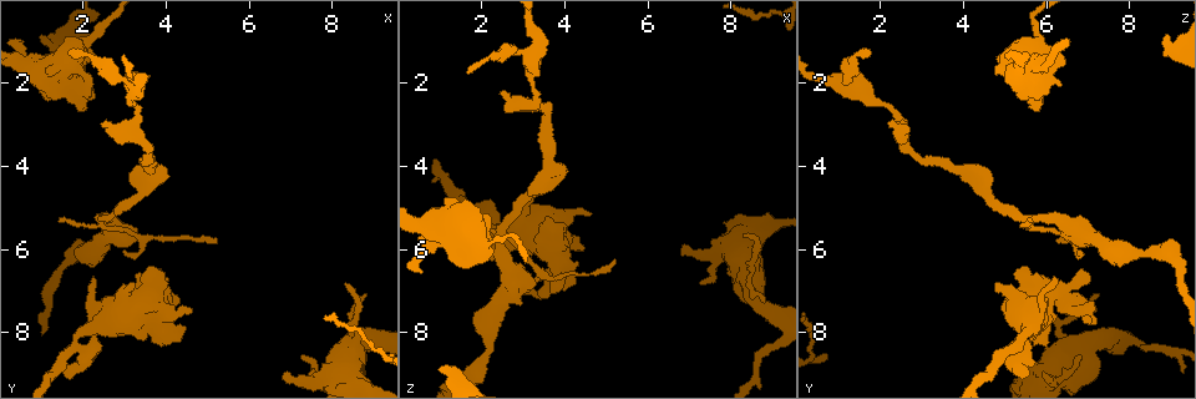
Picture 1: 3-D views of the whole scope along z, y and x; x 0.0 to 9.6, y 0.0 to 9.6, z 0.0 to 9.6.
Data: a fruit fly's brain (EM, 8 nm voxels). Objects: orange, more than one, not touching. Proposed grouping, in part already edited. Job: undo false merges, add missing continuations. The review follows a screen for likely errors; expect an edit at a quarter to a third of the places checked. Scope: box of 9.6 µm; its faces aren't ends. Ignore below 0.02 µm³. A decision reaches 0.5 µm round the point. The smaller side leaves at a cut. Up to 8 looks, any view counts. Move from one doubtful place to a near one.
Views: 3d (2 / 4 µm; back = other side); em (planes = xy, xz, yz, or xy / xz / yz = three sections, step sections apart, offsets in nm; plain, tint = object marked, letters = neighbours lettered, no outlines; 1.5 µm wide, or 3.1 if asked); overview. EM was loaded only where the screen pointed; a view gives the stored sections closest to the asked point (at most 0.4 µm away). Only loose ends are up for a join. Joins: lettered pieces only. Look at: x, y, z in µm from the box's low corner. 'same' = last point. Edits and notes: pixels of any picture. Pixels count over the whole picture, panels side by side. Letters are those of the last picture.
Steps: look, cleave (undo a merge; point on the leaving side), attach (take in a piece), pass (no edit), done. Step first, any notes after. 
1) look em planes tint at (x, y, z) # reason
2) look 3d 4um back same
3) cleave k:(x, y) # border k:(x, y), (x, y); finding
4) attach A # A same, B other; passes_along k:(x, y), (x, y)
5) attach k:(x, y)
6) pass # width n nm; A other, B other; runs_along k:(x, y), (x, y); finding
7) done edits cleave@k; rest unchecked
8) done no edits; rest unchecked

look em planes letters at (6.85, 9.05, 5.90) # free end

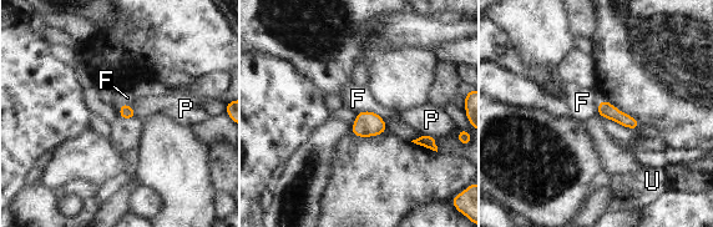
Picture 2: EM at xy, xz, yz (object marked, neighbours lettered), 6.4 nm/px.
pass # F other, P other, U other; no lettered piece goes on from it

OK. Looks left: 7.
look 3d 4um at (3.15, 2.00, 1.35) # two arms in line, one across

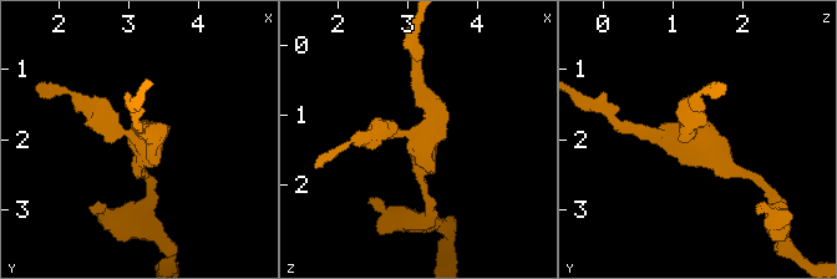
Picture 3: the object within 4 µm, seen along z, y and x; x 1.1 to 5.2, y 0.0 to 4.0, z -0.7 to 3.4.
look em planes tint at (3.20, 2.00, 1.35) # arms 3

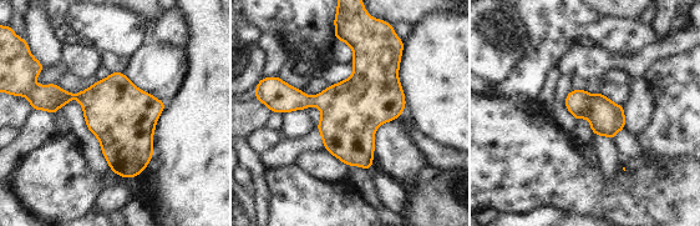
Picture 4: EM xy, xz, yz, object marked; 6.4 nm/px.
look em planes letters same

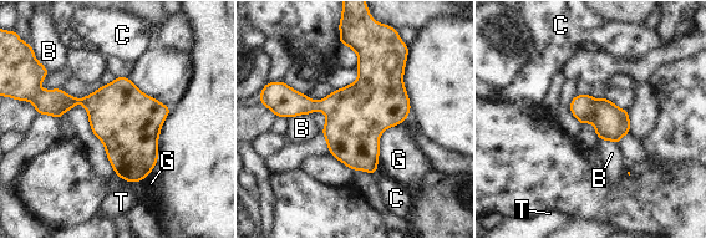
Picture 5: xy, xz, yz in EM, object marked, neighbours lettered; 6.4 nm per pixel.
pass # width 400 nm; B other, C other, G other, T other; border 5:(402, 122), (382, 132), (377, 169); all the same neuron

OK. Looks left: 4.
look em planes letters at (1.00, 0.85, 8.85) # an open end

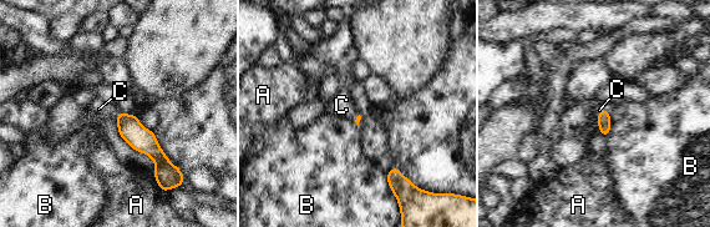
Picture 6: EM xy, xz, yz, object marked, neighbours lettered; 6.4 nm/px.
attach C # A other, B other, C same; passes_along 6:(138, 137), (117, 115), (99, 109); the neuron continues

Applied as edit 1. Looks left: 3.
done edits attach@6; rest unchecked

